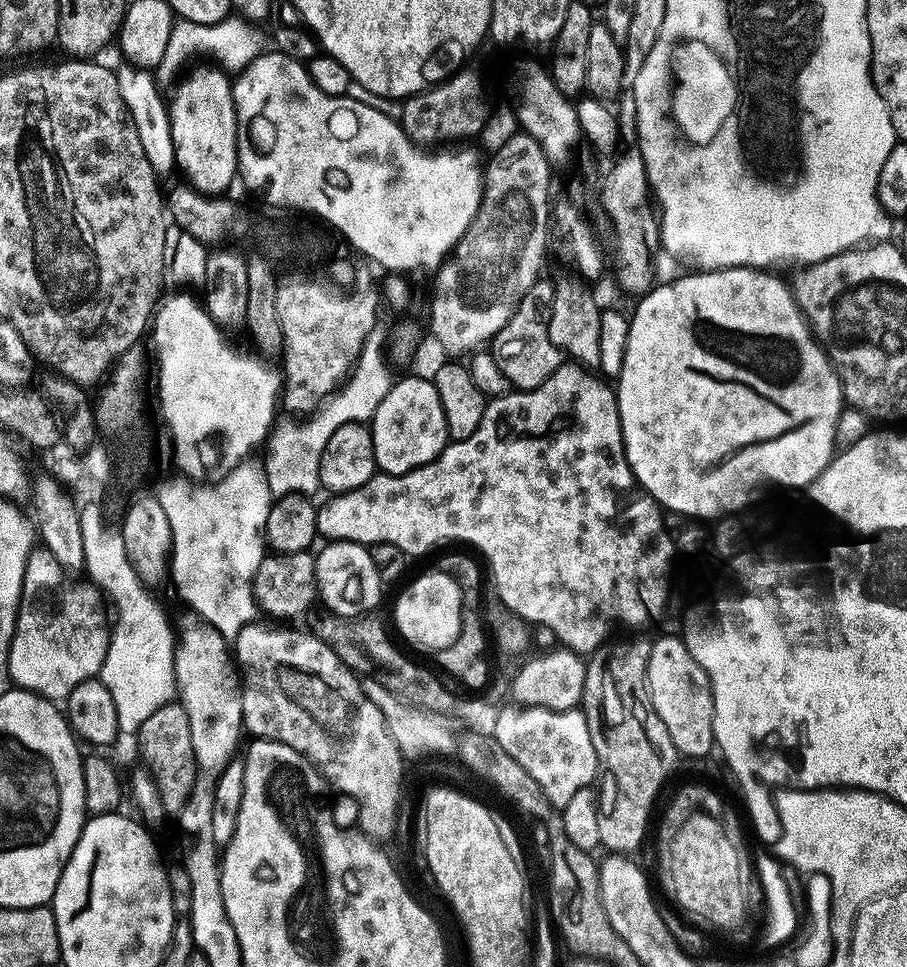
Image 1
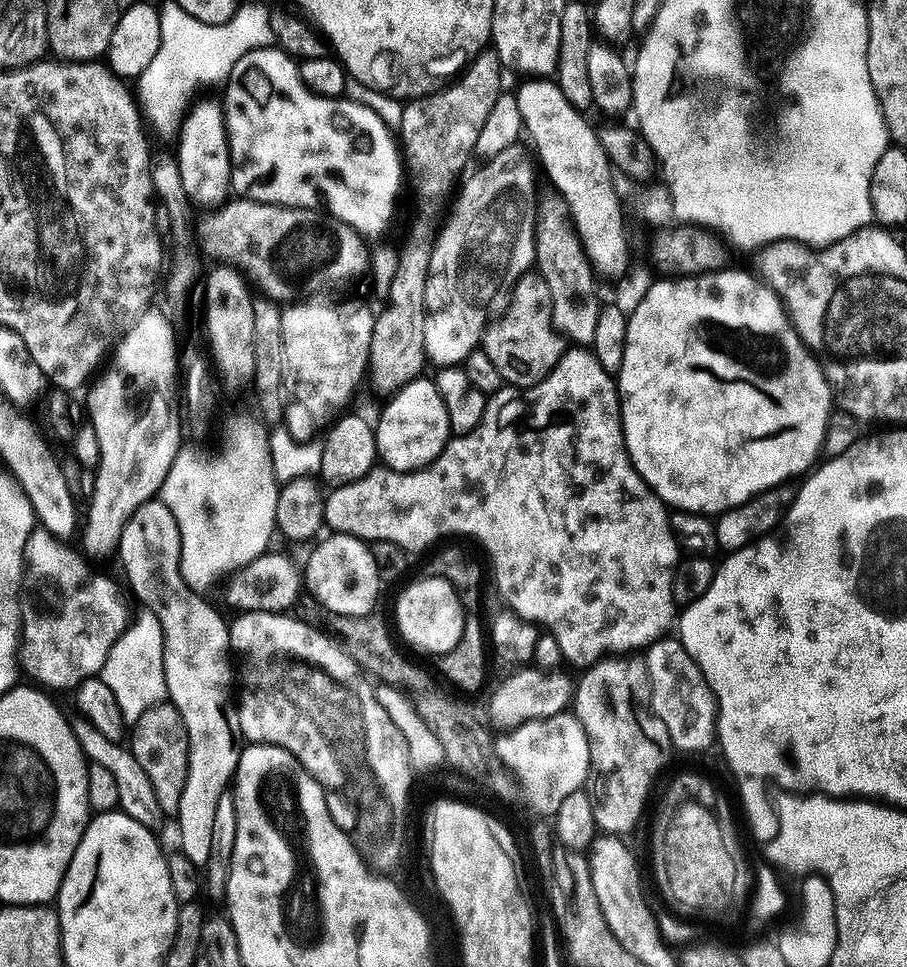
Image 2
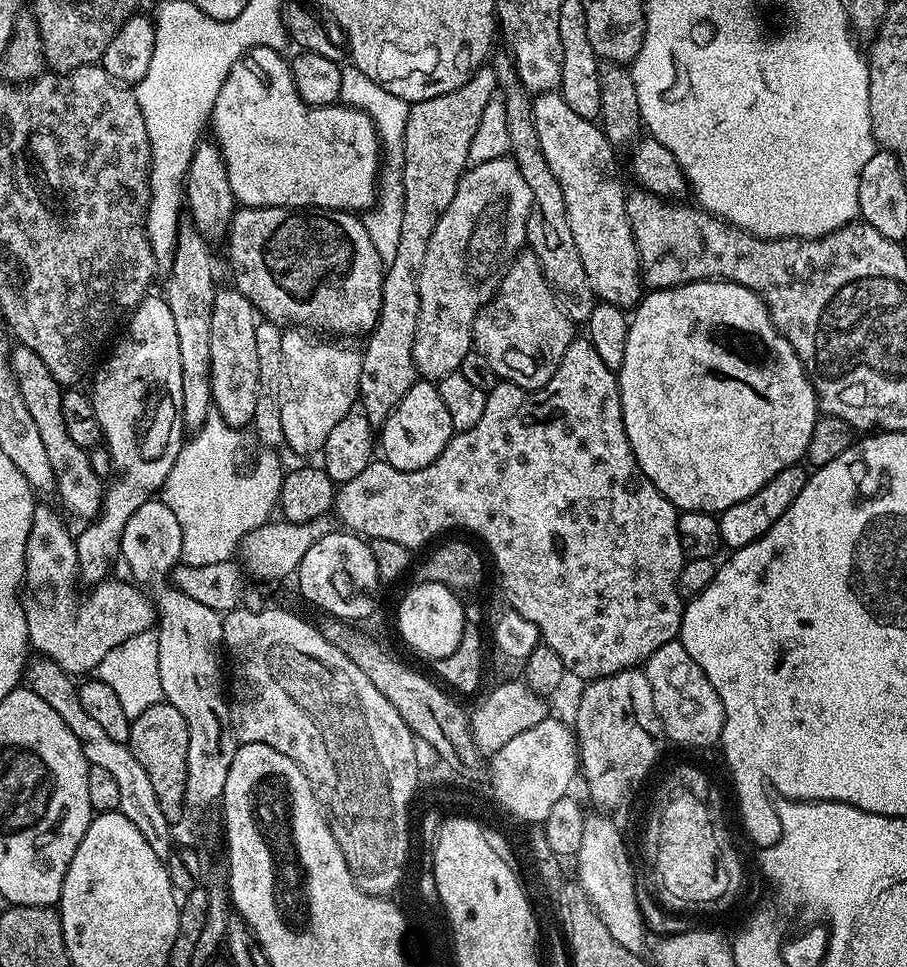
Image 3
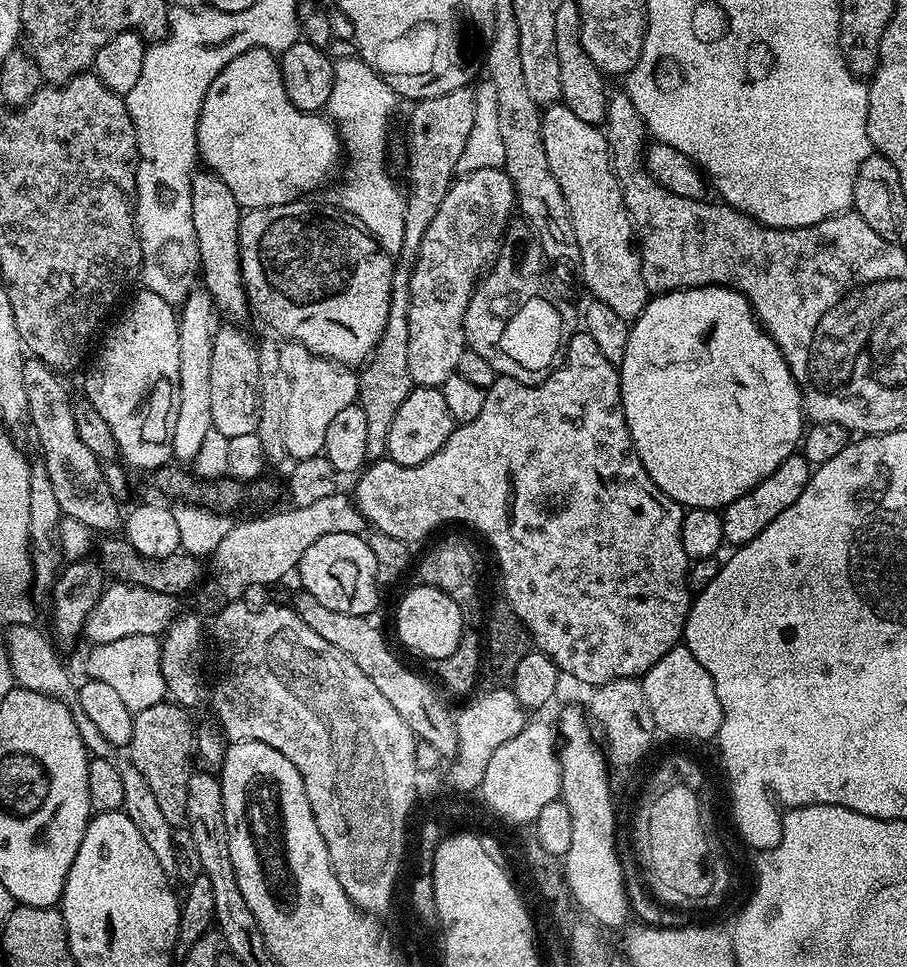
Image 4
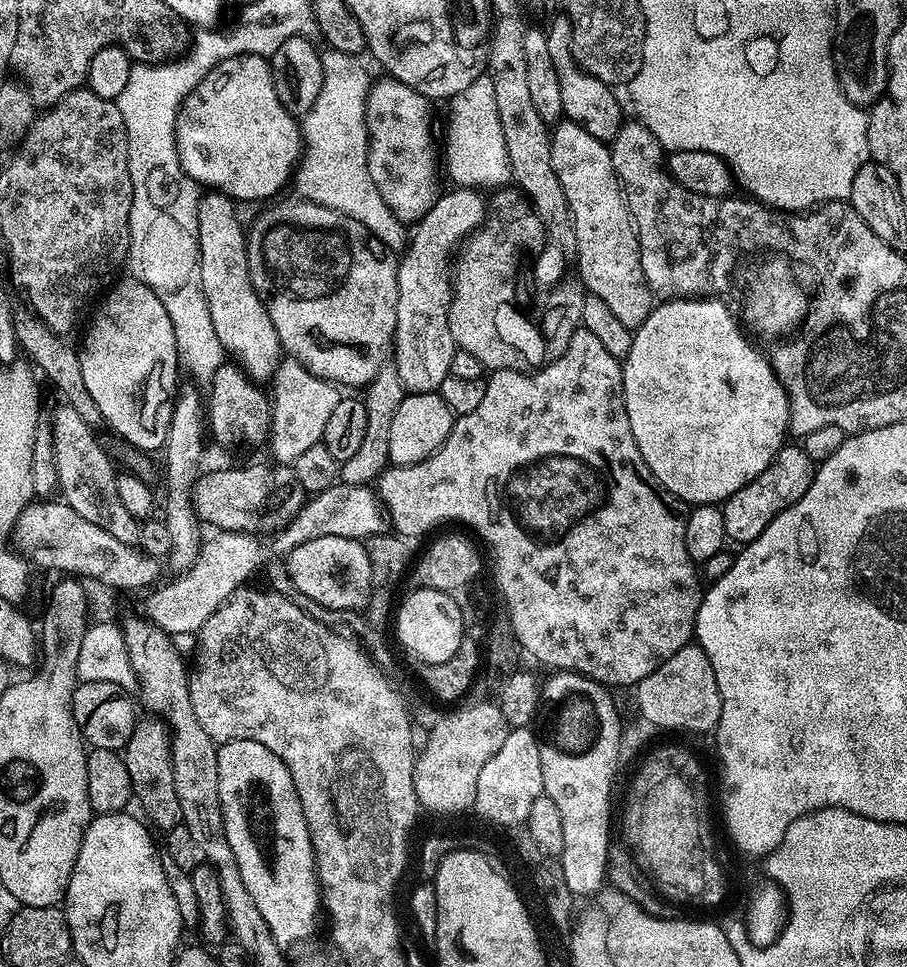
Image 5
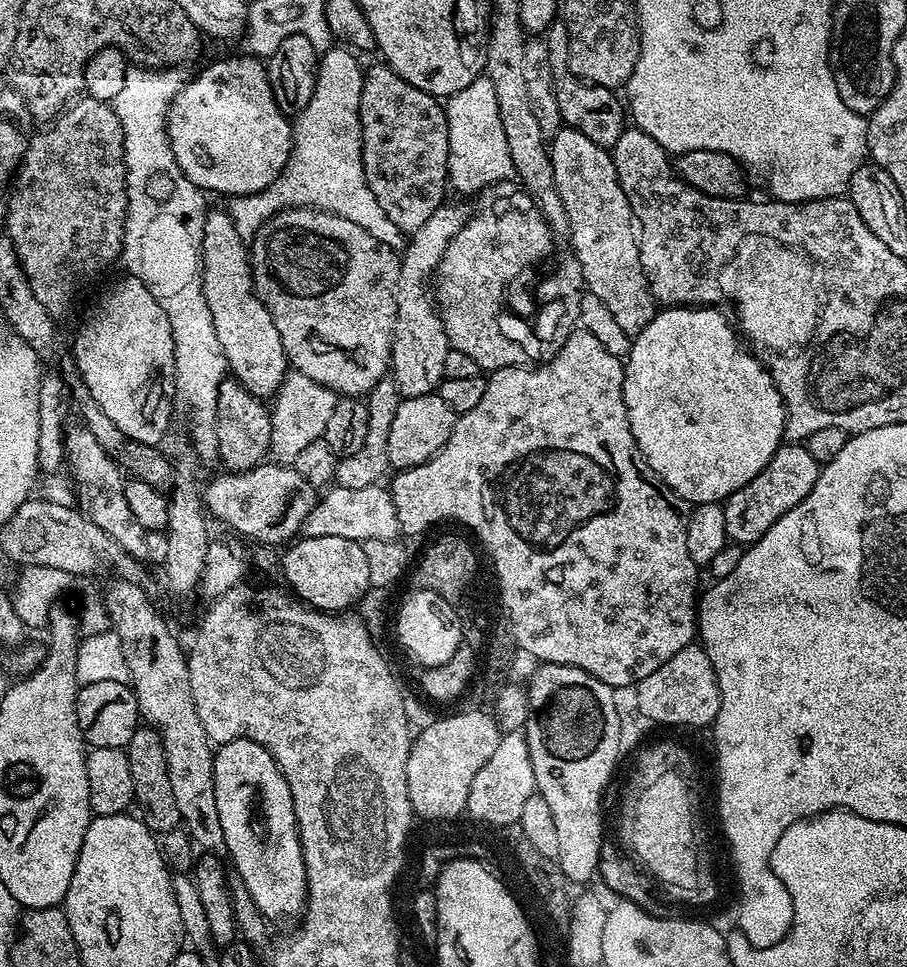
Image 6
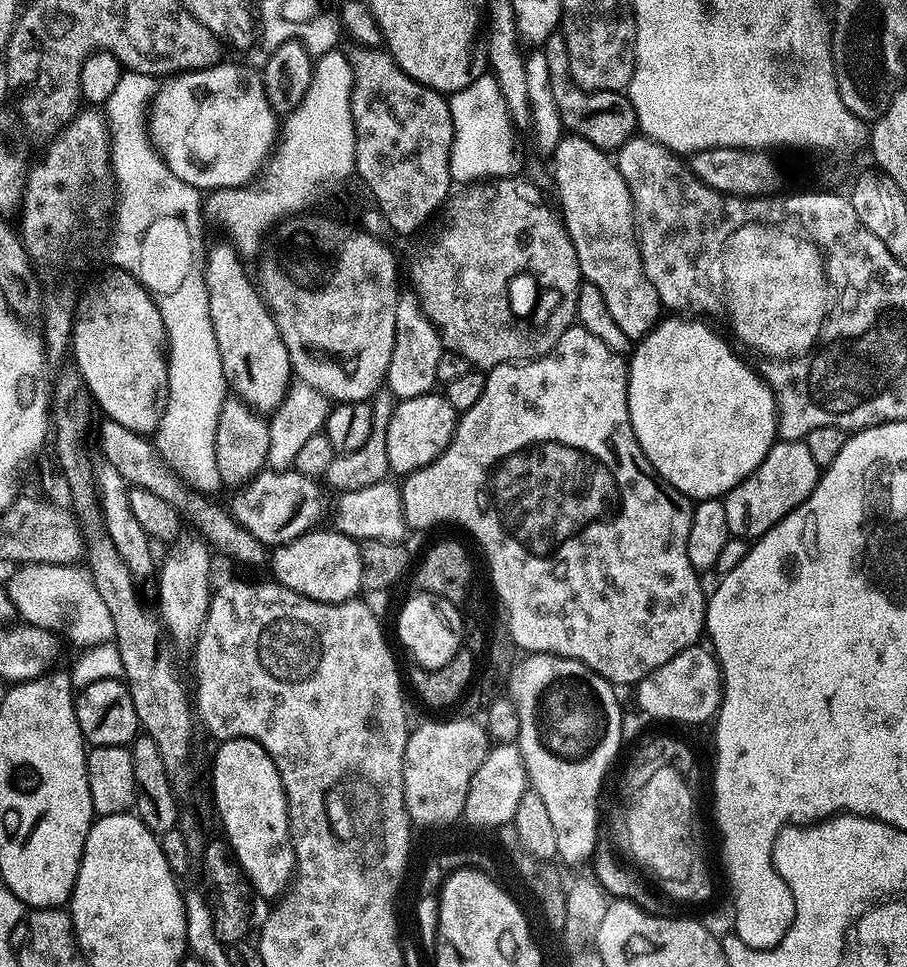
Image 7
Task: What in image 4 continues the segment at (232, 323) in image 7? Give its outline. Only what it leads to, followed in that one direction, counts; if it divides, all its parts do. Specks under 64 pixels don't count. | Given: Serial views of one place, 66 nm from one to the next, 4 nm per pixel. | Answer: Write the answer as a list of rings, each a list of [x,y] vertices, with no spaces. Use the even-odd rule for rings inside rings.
[[[200,170],[193,175],[190,186],[190,214],[194,218],[194,234],[198,242],[202,288],[208,292],[217,313],[224,315],[225,312],[232,319],[229,321],[240,322],[250,312],[240,265],[240,203],[220,176]]]

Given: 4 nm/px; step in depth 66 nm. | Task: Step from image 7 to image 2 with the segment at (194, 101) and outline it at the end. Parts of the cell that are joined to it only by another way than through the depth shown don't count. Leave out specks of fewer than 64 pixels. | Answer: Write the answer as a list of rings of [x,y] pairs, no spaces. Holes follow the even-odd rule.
[[[278,46],[270,48],[255,48],[238,60],[234,70],[228,75],[223,85],[224,125],[228,131],[228,149],[232,159],[232,187],[231,191],[237,197],[263,204],[280,204],[283,208],[314,208],[323,209],[327,215],[336,220],[346,222],[356,232],[365,238],[380,236],[388,228],[392,215],[396,212],[396,195],[400,192],[400,176],[402,180],[402,152],[398,147],[398,140],[390,129],[384,125],[382,118],[375,108],[368,108],[359,100],[351,98],[337,98],[334,96],[319,96],[314,94],[302,82],[297,61]]]

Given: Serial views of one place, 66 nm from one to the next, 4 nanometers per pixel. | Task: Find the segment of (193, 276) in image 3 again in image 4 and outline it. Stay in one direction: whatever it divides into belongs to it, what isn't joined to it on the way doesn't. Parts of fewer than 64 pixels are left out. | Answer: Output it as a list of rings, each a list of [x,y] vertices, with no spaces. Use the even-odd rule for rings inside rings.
[[[203,288],[193,289],[180,306],[179,322],[179,404],[178,417],[175,418],[174,442],[172,443],[173,457],[178,461],[195,461],[195,458],[206,440],[206,434],[213,431],[211,417],[211,387],[210,387],[210,357],[213,354],[213,338],[220,326],[215,304]]]

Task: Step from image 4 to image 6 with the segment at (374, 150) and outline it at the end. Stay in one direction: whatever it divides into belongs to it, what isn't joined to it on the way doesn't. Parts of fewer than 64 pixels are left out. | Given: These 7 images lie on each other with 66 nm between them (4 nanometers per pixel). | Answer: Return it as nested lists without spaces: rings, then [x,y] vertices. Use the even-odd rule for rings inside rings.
[[[332,46],[319,57],[316,85],[306,110],[302,110],[292,124],[292,152],[288,155],[288,162],[280,172],[280,177],[266,190],[250,192],[246,196],[234,196],[227,201],[227,214],[234,222],[240,237],[246,242],[251,241],[258,229],[277,212],[282,212],[286,208],[318,208],[322,212],[333,212],[342,218],[350,218],[350,222],[358,222],[362,230],[374,234],[378,242],[394,250],[405,247],[406,233],[398,230],[398,226],[394,226],[394,222],[386,218],[386,210],[378,206],[378,198],[374,198],[374,190],[370,190],[366,182],[366,174],[362,166],[362,134],[360,133],[360,99],[365,71],[360,68],[356,56],[357,53],[347,47]]]

